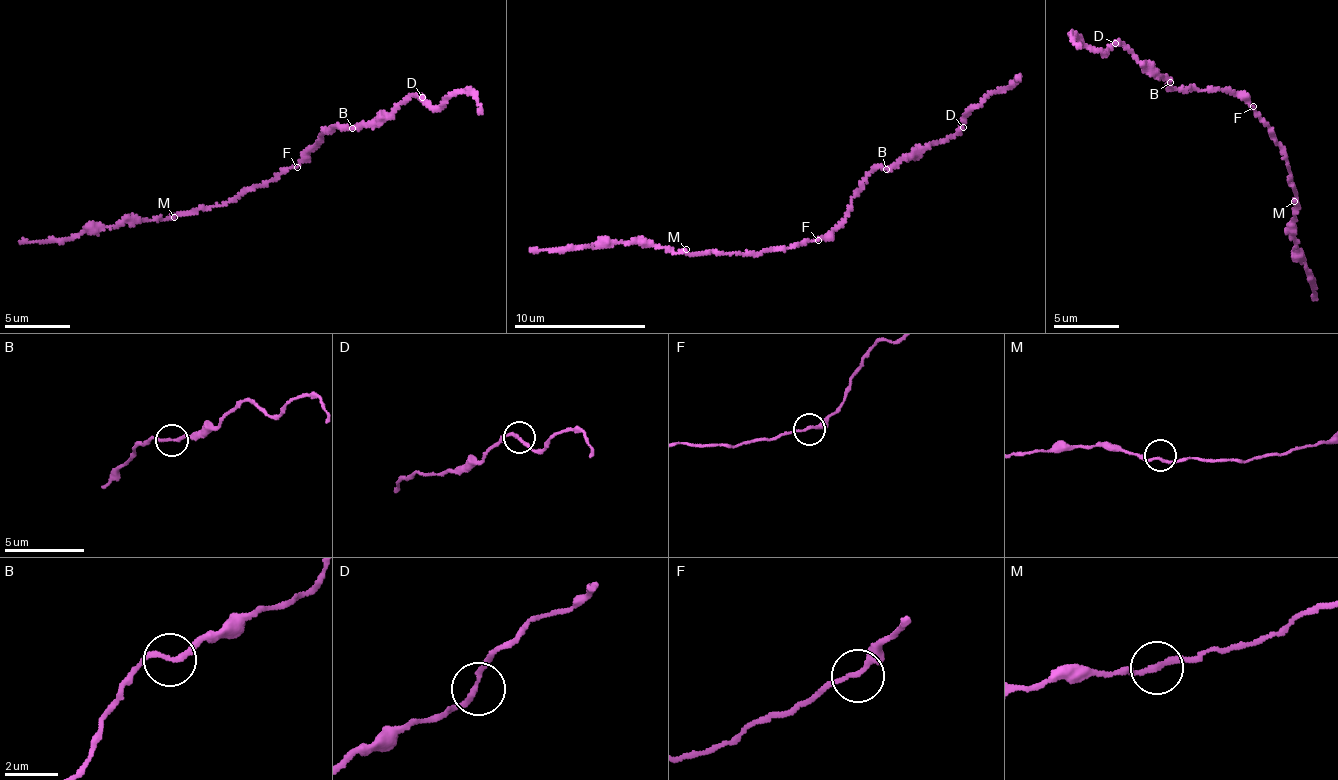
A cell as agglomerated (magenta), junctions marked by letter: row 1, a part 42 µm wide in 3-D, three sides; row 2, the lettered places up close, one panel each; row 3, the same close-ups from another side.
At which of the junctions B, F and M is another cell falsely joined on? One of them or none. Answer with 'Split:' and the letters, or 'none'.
Split: none

